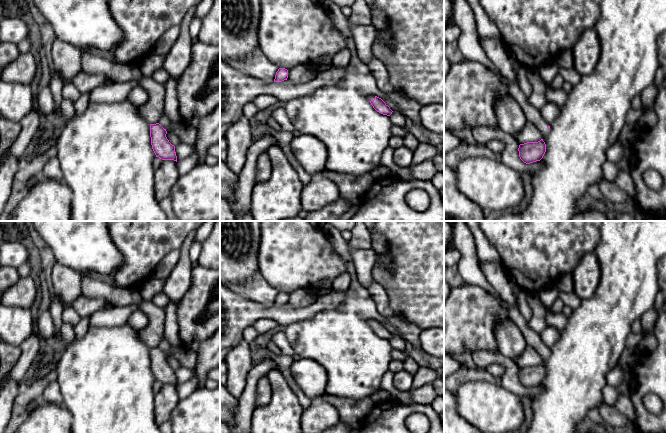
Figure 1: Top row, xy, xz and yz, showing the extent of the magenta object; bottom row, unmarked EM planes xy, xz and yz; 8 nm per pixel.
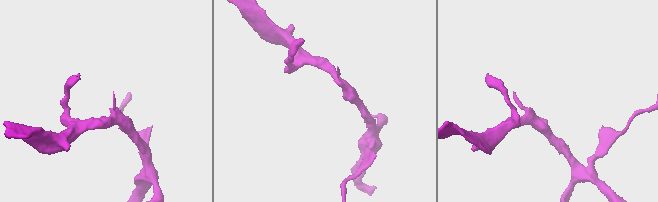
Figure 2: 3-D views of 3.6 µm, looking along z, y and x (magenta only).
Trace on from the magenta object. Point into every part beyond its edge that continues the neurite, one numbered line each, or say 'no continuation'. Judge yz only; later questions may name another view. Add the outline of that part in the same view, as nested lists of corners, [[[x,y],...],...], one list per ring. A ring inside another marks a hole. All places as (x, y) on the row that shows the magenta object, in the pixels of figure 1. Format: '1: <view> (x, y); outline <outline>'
1: yz (468, 43); outline [[[454,0],[453,13],[455,23],[461,31],[457,44],[465,60],[480,62],[491,69],[507,87],[509,95],[520,105],[527,121],[534,124],[542,133],[542,136],[547,136],[550,131],[548,128],[550,124],[542,118],[540,110],[528,102],[528,98],[521,91],[518,84],[510,82],[501,75],[482,49],[478,41],[479,35],[477,33],[475,16],[467,0]]]

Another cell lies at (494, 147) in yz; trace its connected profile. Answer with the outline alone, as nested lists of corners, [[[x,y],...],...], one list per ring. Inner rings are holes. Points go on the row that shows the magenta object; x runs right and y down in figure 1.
[[[491,140],[485,144],[484,153],[488,153],[492,156],[498,157],[503,153],[505,146],[506,146],[506,144],[503,141]]]

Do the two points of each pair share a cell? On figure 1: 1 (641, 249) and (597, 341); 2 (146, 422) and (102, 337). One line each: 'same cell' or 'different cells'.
1: same cell
2: same cell

